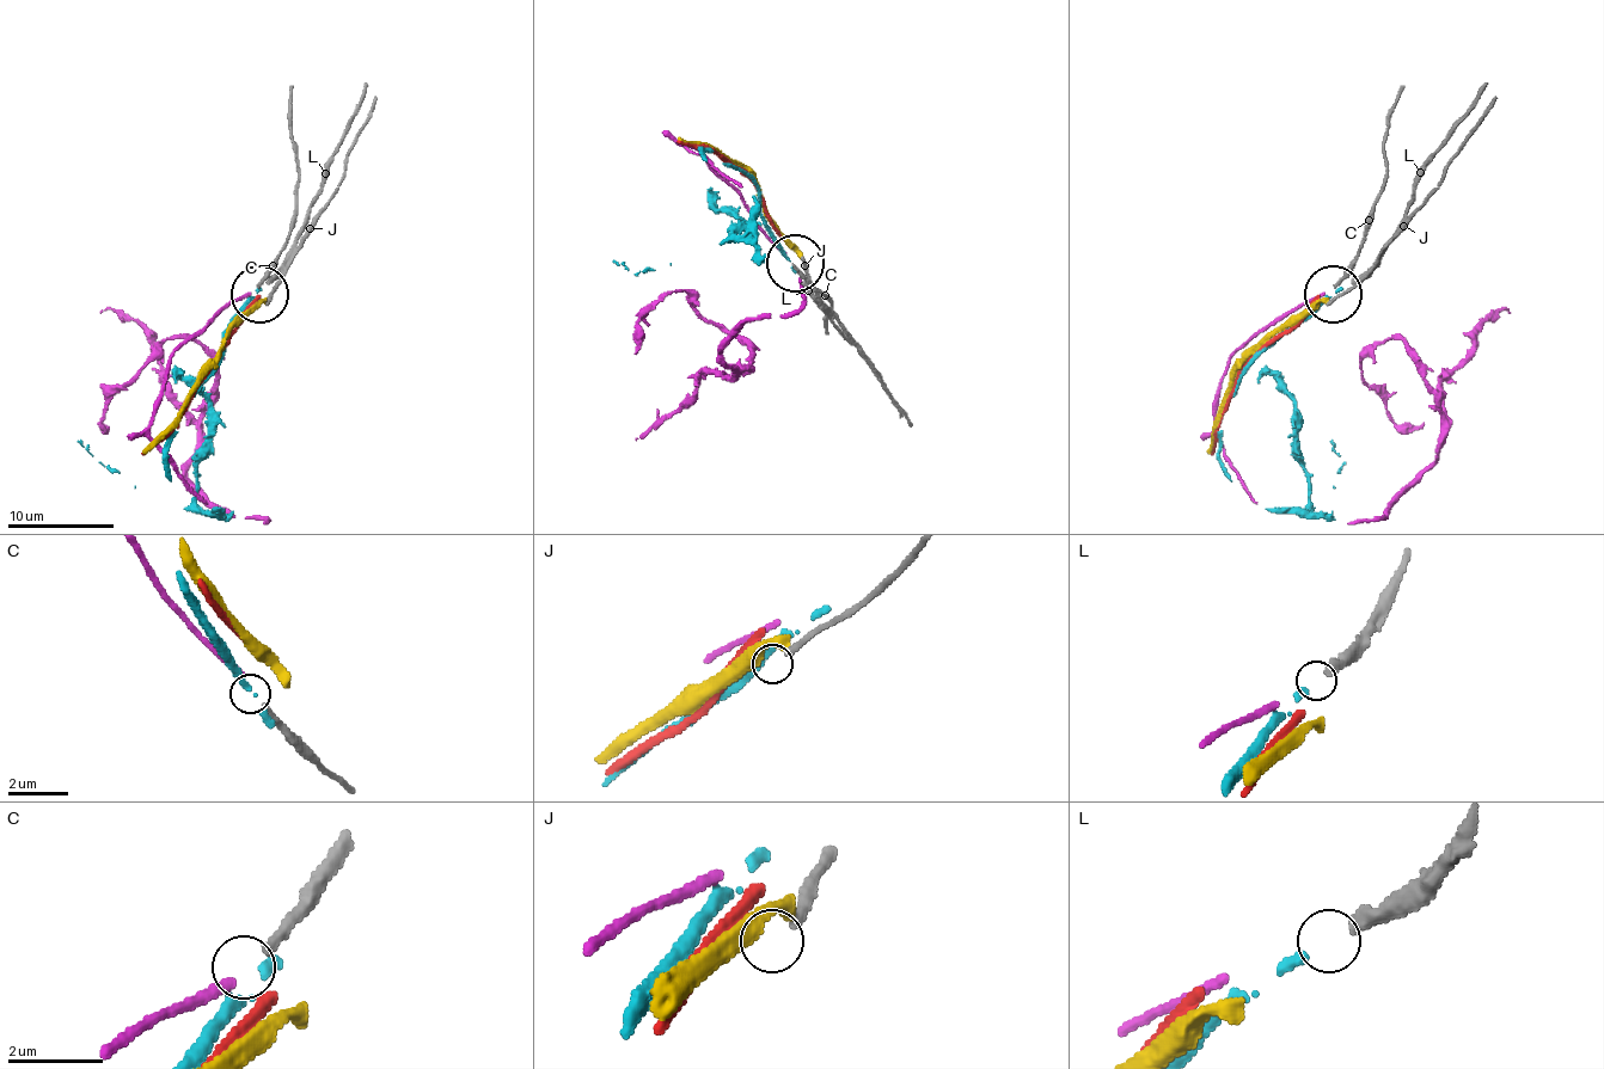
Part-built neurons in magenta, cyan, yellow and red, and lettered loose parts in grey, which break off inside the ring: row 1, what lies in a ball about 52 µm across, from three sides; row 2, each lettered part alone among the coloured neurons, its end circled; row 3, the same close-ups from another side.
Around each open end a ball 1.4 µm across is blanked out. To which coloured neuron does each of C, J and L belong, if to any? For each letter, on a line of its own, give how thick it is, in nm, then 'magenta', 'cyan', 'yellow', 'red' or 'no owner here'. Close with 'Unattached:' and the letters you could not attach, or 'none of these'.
C: calibre 220 nm; magenta
J: calibre 200 nm; no owner here
L: calibre 320 nm; cyan
Unattached: J

